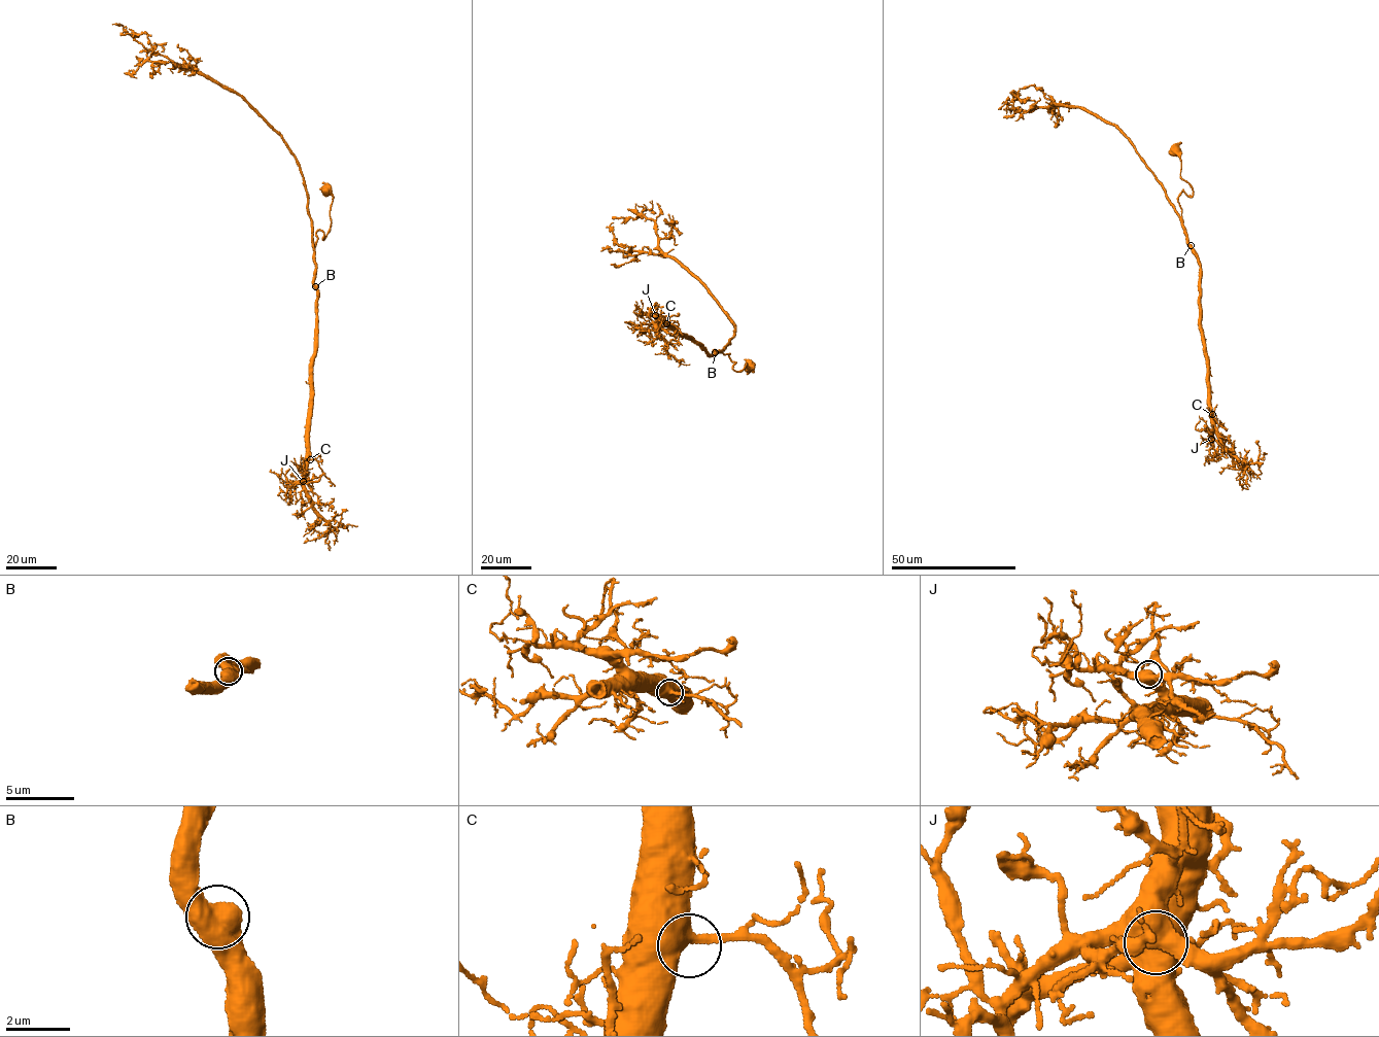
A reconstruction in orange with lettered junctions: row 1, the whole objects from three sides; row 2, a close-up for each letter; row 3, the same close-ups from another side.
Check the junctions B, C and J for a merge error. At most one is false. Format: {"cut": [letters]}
{"cut": []}

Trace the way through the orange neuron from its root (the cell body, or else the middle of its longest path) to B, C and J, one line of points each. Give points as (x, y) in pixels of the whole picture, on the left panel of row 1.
B: (325, 191), (333, 197), (332, 223), (324, 239), (321, 231), (316, 233), (316, 286)
C: (325, 191), (333, 197), (332, 223), (323, 240), (323, 233), (316, 232), (314, 247), (317, 307), (310, 459)
J: (325, 191), (333, 197), (332, 223), (324, 239), (321, 231), (315, 234), (313, 282), (317, 307), (303, 481)

